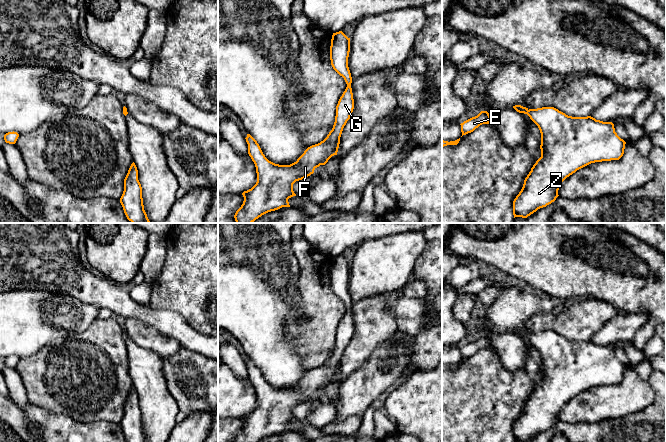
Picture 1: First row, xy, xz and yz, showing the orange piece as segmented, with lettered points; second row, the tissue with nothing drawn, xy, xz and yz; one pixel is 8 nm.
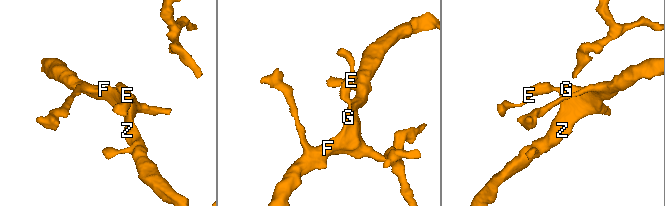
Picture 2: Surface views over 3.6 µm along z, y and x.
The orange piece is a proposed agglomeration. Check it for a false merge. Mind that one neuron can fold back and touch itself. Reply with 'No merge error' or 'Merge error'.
No merge error

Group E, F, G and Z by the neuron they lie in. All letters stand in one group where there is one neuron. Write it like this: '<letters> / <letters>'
E F G Z

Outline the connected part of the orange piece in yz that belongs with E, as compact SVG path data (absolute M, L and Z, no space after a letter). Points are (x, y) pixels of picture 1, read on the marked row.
M481 111L477 116L464 121L460 124L462 136L473 132L482 124L489 124L490 119L491 117L487 111Z

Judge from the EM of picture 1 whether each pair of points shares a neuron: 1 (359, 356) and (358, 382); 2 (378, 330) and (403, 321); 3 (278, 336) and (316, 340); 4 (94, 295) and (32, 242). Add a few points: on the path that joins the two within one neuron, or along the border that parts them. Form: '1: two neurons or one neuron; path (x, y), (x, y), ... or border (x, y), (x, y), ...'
1: two neurons; border (375, 349), (342, 382)
2: two neurons; border (387, 302), (387, 308), (394, 315), (397, 329)
3: two neurons; border (288, 315), (288, 334), (303, 360)
4: one neuron; path (79, 283), (63, 273), (47, 257)

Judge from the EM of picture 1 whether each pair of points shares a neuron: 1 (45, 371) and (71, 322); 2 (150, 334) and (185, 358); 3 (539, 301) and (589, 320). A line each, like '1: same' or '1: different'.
1: different
2: different
3: different

